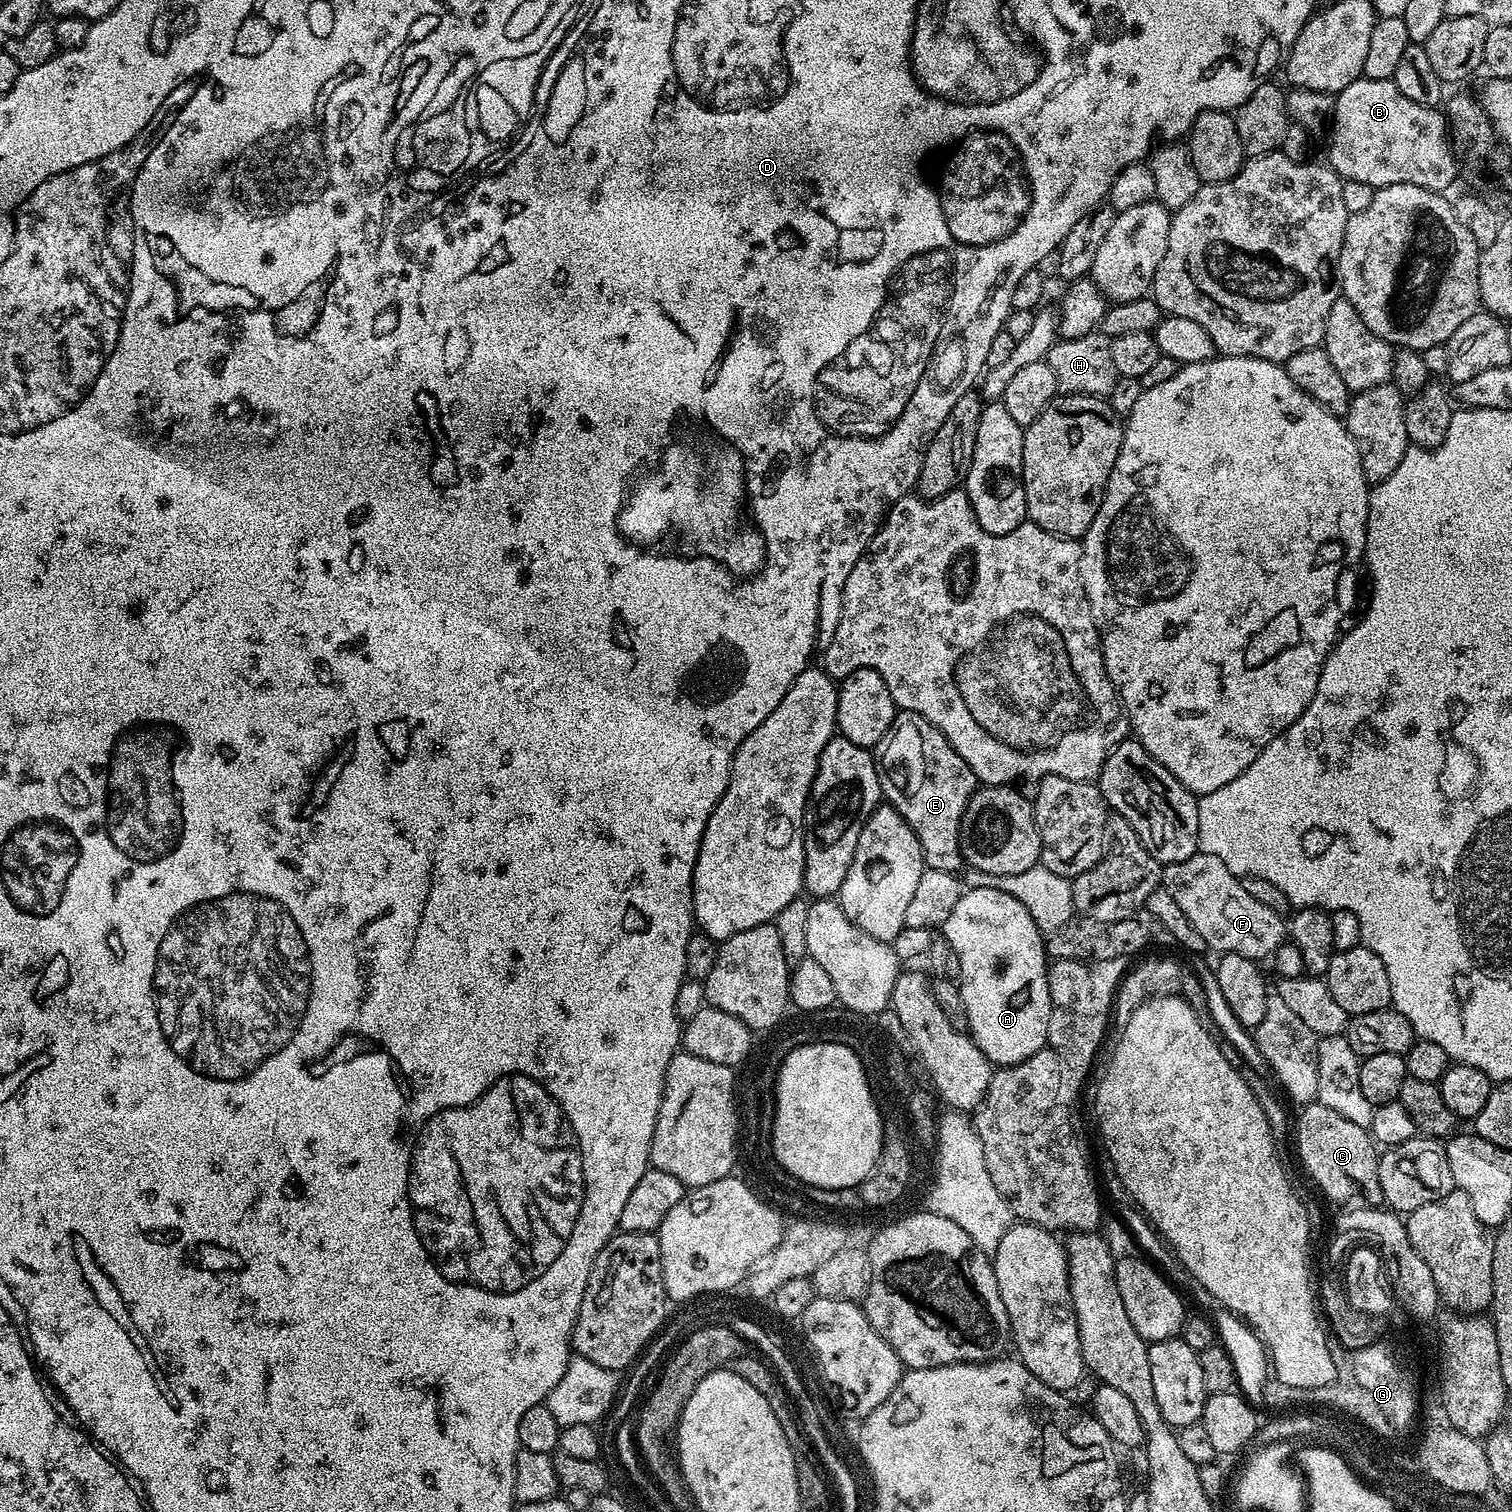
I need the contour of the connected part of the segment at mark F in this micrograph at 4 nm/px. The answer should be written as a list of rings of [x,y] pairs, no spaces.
[[[1197,854],[1167,865],[1162,872],[1162,884],[1174,902],[1182,906],[1182,914],[1186,914],[1190,926],[1202,934],[1205,945],[1216,954],[1233,952],[1260,962],[1263,956],[1271,957],[1276,948],[1285,943],[1285,917],[1250,898],[1241,877],[1234,875],[1216,856]]]

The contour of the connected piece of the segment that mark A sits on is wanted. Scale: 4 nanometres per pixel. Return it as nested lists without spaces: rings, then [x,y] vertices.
[[[972,888],[961,891],[958,902],[954,910],[950,910],[950,918],[942,925],[942,936],[946,941],[947,947],[956,955],[956,960],[960,963],[960,980],[958,987],[961,1002],[964,1006],[965,1016],[968,1019],[967,1031],[970,1033],[973,1042],[982,1050],[982,1054],[993,1066],[1007,1066],[1017,1064],[1026,1058],[1030,1058],[1048,1043],[1048,1027],[1050,1026],[1050,1014],[1052,1013],[1052,1003],[1050,1002],[1050,986],[1048,985],[1048,970],[1050,960],[1044,957],[1044,940],[1045,937],[1040,931],[1040,927],[1030,918],[1026,906],[1017,896],[1012,895],[1011,891],[1000,888]]]

